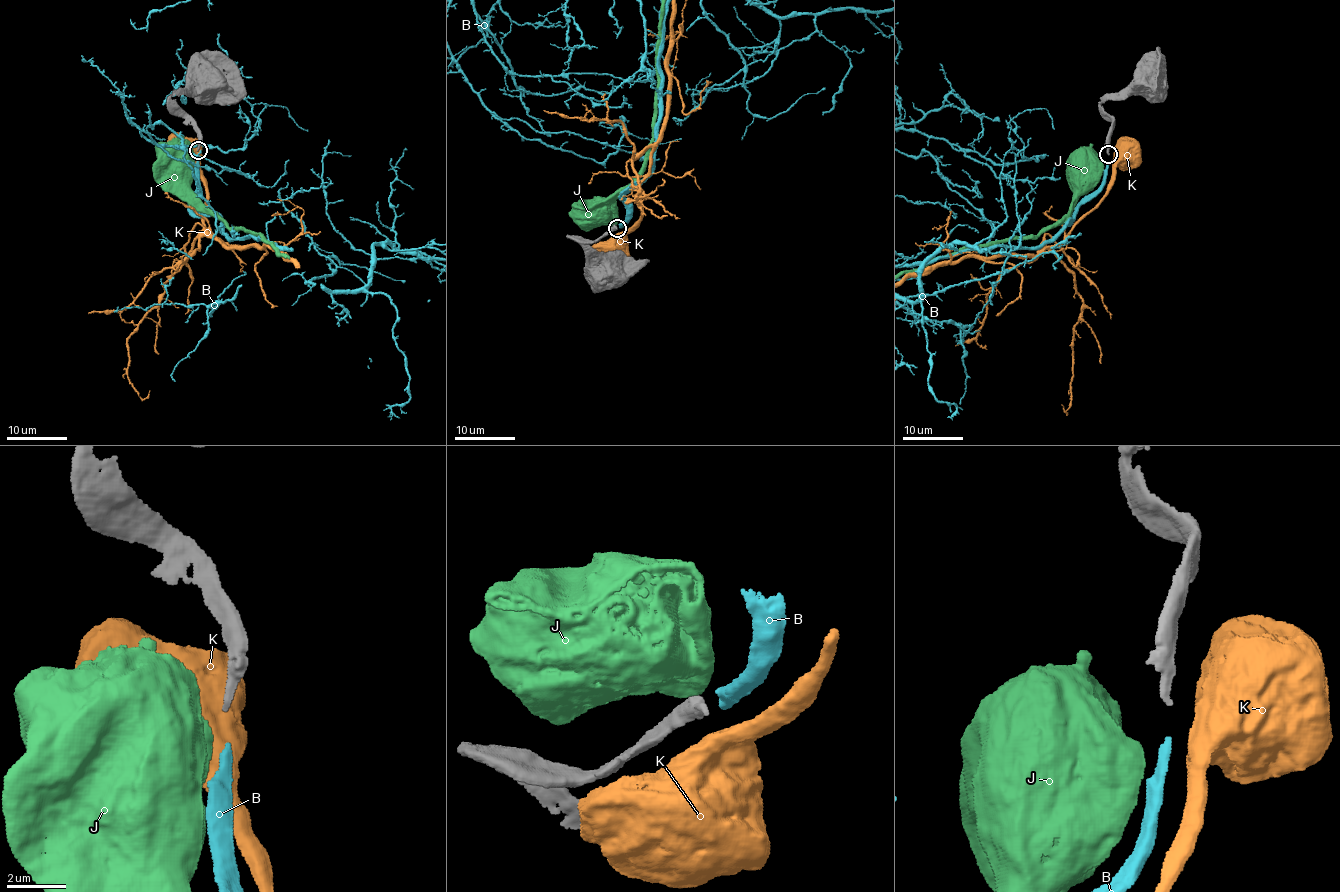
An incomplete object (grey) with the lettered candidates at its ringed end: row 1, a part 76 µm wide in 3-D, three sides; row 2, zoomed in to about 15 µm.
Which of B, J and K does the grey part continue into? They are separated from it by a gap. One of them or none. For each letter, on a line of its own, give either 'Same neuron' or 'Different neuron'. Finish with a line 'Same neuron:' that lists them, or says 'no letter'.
B: Same neuron
J: Different neuron
K: Different neuron
Same neuron: B

